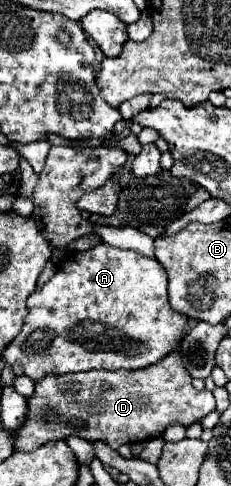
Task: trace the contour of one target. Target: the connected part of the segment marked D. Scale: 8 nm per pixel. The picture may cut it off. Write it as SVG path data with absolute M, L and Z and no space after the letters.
M175 349L165 361L137 369L137 371L85 371L85 373L67 373L67 375L49 375L35 383L35 395L29 401L29 413L25 425L17 431L17 451L33 451L49 441L65 439L67 435L77 435L85 441L101 439L109 447L117 449L123 443L139 443L145 439L159 437L169 425L181 423L189 427L195 421L201 421L211 411L215 411L215 397L209 389L197 391L191 385L191 375L181 363L181 353Z

